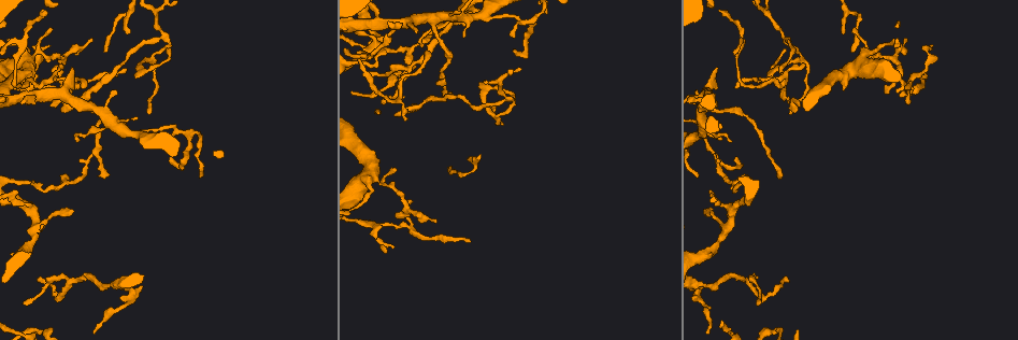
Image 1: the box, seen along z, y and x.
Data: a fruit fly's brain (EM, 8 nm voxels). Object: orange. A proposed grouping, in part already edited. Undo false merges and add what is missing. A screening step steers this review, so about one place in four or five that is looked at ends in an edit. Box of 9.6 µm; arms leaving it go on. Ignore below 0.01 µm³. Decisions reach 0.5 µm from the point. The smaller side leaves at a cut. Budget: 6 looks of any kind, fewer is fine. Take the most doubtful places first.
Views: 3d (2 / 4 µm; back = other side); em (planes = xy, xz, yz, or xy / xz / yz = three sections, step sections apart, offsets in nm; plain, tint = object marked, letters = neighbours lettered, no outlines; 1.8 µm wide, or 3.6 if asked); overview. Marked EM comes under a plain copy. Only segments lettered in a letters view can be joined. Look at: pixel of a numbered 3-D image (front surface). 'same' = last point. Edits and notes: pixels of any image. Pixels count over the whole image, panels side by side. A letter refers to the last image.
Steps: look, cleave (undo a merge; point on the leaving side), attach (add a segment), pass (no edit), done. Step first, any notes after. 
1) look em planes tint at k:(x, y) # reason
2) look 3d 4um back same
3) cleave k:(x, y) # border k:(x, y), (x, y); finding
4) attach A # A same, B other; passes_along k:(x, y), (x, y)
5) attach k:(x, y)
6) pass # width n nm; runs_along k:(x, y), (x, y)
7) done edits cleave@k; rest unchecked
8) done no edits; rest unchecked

look em xz step 16 letters at 1:(853, 50) # thin end

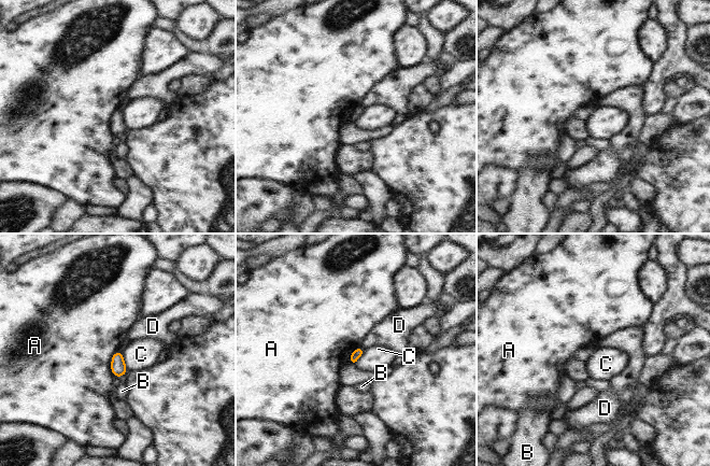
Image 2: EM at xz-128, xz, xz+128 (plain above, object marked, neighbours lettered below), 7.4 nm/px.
look em planes letters same # cut it another way

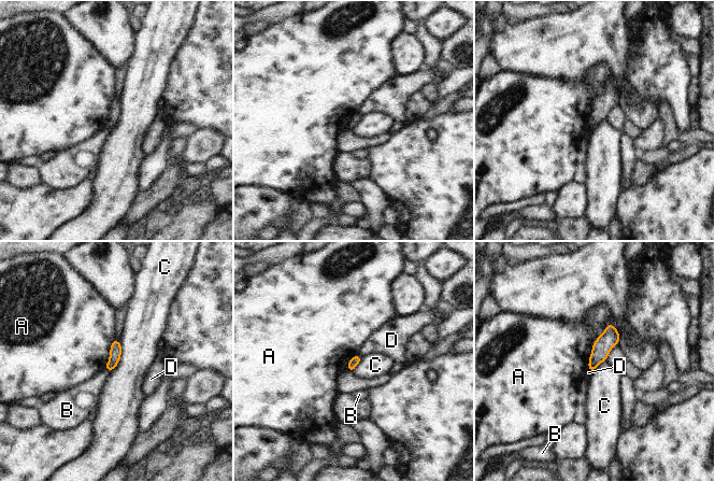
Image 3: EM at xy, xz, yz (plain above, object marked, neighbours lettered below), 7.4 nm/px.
pass # A other, B other, C other, D other; border 3:(120, 341), (120, 359), (111, 371); none of them fits

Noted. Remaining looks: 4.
look em 3.6um planes letters at 1:(107, 177) # long arm stops here

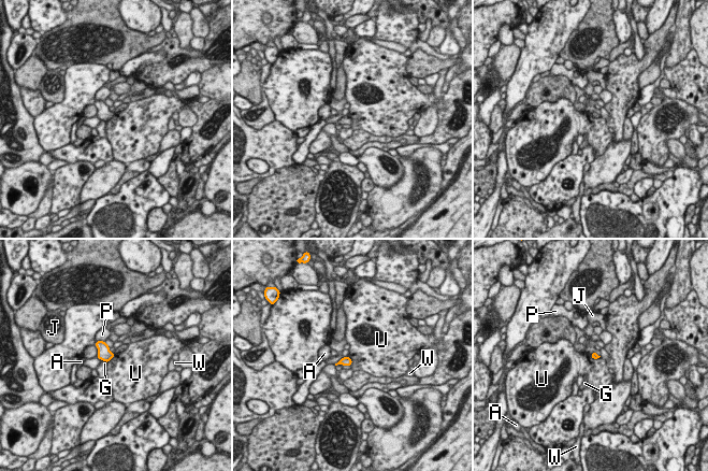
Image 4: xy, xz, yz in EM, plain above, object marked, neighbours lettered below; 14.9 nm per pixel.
pass # width 100 nm; longest_contact U 200 nm; A other, G other, J other, P other, U other, W other; no lettered segment goes on from it

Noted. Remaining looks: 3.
look 3d 4um at 1:(784, 283) # thin end

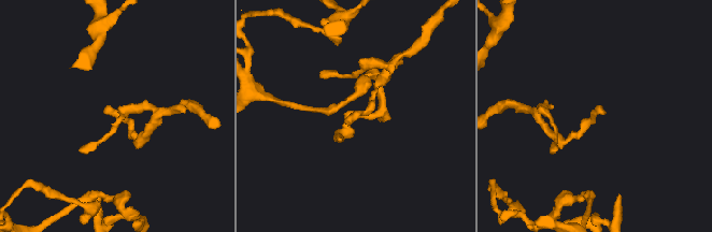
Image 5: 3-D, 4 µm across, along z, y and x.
look em xy step 4 letters at 5:(601, 114) # now the EM

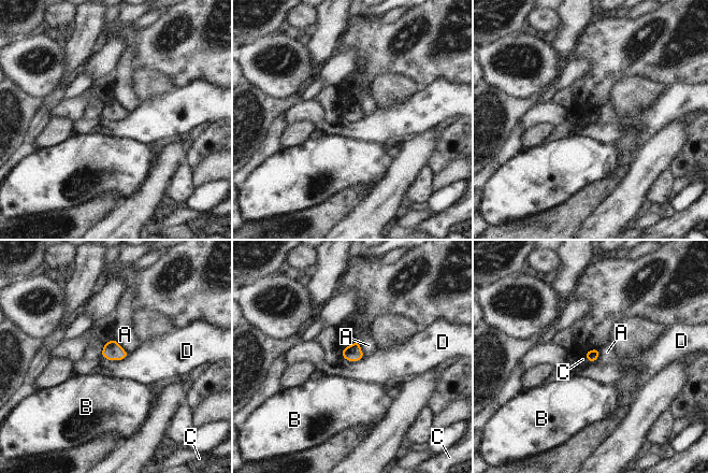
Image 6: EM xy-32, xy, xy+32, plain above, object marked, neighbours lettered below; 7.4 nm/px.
look em planes letters same # another direction

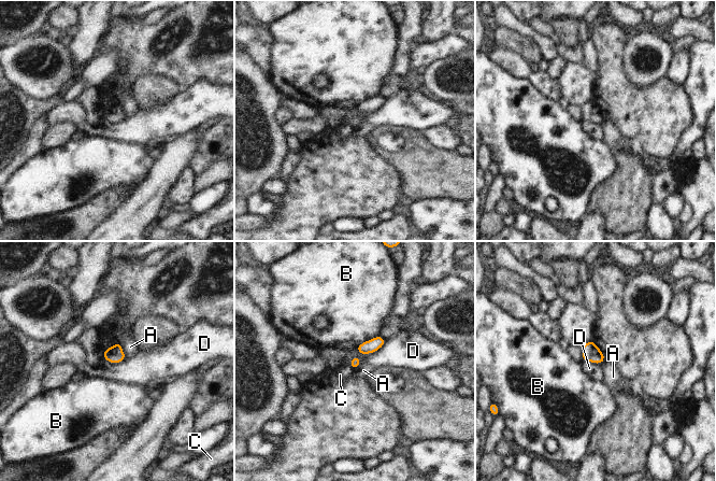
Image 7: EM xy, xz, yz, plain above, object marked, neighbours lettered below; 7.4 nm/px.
pass # width 100 nm; A other, B other, C other, D other; border 7:(386, 340), (374, 352), (355, 349); none of them fits

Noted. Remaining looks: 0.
done no edits; rest unchecked

